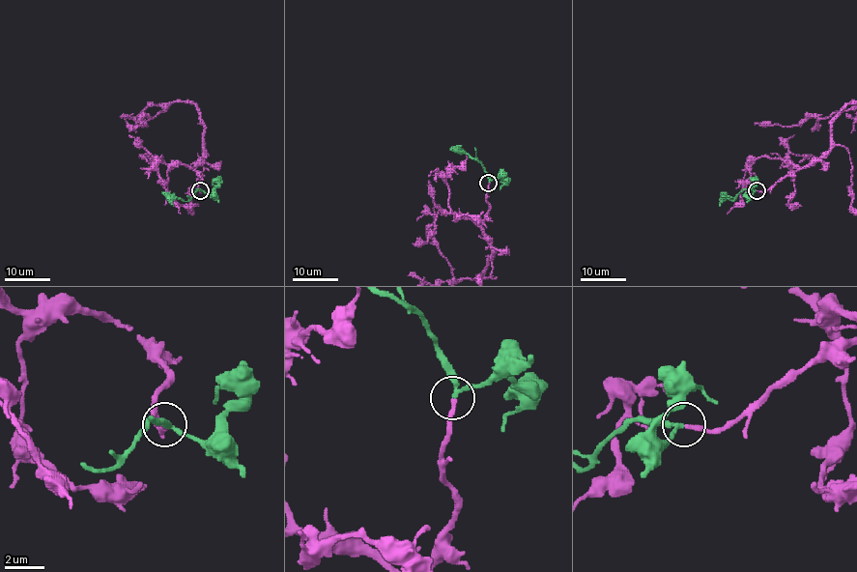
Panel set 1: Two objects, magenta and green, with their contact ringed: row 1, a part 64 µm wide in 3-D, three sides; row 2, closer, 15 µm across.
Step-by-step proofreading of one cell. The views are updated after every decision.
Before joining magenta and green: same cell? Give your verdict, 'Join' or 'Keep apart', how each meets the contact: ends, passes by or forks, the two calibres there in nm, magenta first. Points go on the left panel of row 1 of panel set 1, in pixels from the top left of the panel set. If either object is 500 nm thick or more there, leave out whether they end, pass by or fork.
Join. At the ring magenta ends. At the ring green passes by. Thickness 240 nm (magenta) against 200 nm

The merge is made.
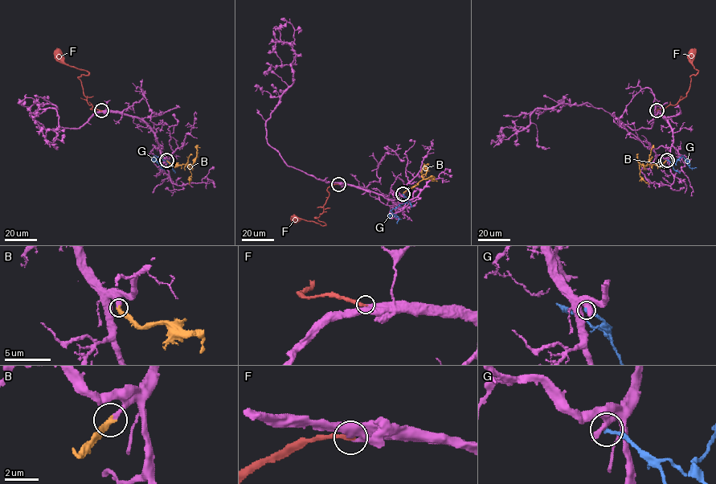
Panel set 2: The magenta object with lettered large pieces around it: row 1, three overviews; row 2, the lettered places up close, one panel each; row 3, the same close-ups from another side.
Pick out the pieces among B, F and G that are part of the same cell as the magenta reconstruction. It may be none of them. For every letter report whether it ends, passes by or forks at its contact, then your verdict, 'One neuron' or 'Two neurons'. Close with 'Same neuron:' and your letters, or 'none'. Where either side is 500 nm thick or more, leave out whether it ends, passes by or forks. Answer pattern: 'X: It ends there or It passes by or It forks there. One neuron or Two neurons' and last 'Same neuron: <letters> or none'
B: It ends there. One neuron
F: It ends there. One neuron
G: Two neurons
Same neuron: B, F

